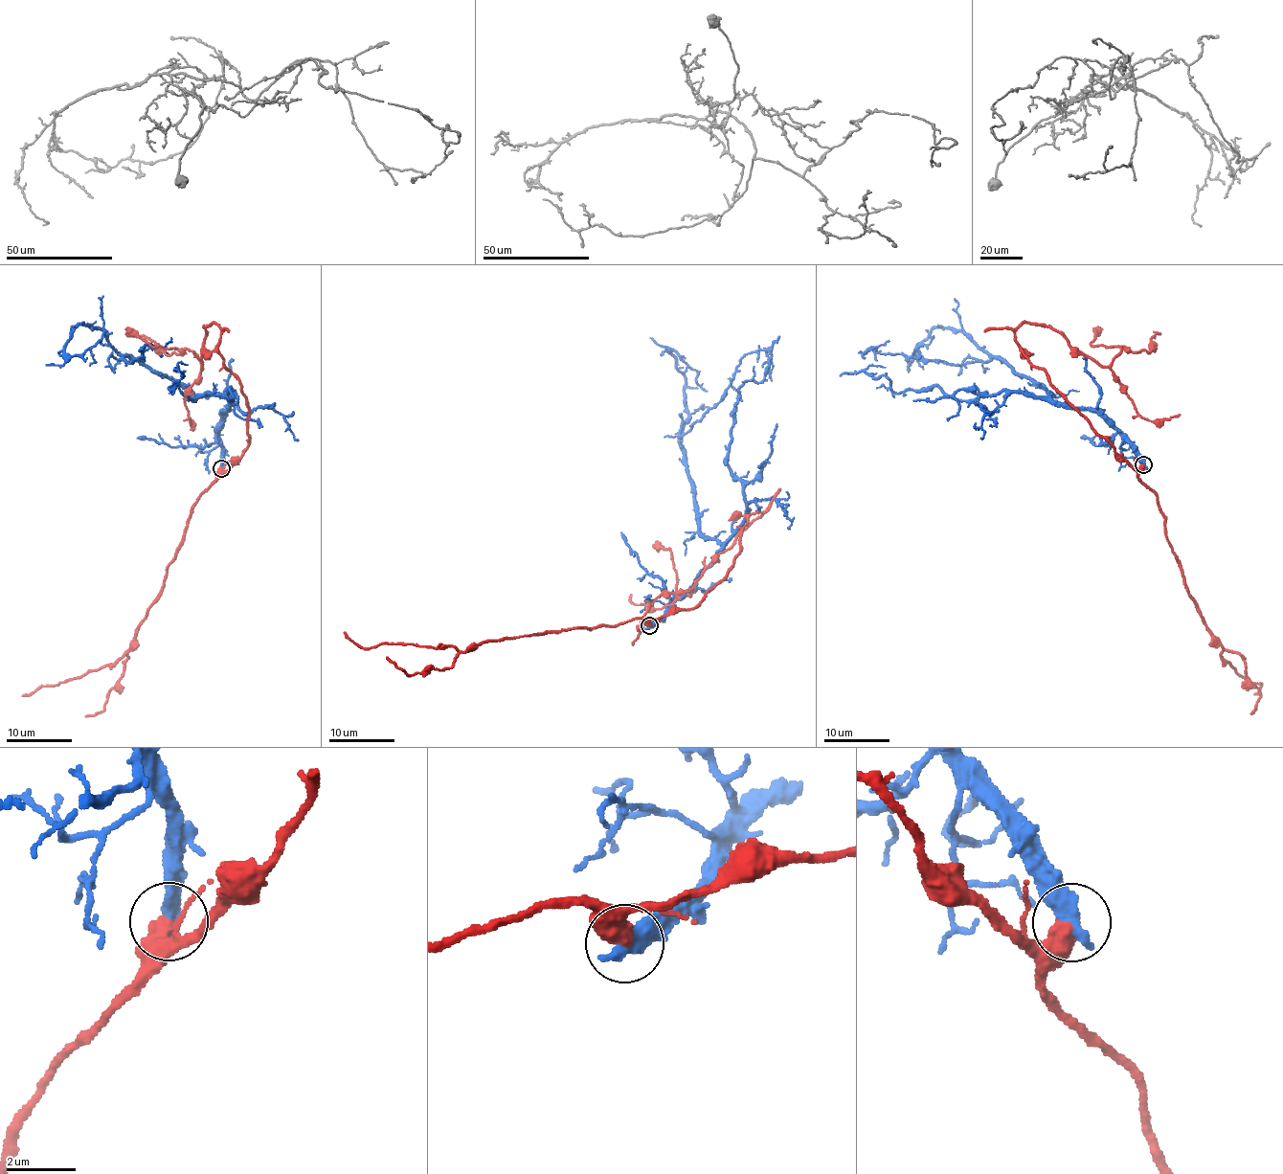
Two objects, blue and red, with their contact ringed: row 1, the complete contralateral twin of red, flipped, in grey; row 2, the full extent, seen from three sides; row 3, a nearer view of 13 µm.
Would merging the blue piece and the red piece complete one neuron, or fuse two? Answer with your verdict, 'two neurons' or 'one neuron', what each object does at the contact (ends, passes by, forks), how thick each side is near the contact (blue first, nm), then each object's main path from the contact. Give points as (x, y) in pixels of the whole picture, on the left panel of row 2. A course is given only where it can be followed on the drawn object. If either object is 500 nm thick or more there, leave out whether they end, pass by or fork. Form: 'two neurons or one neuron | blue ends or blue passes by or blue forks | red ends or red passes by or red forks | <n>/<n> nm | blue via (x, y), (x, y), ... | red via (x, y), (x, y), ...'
two neurons | 480/550 nm | blue via (221, 467), (228, 399), (113, 350), (96, 327), (79, 325), (65, 352), (112, 333) | red via (221, 467), (250, 437), (221, 331), (206, 325), (203, 368), (189, 349), (165, 353), (125, 332)

